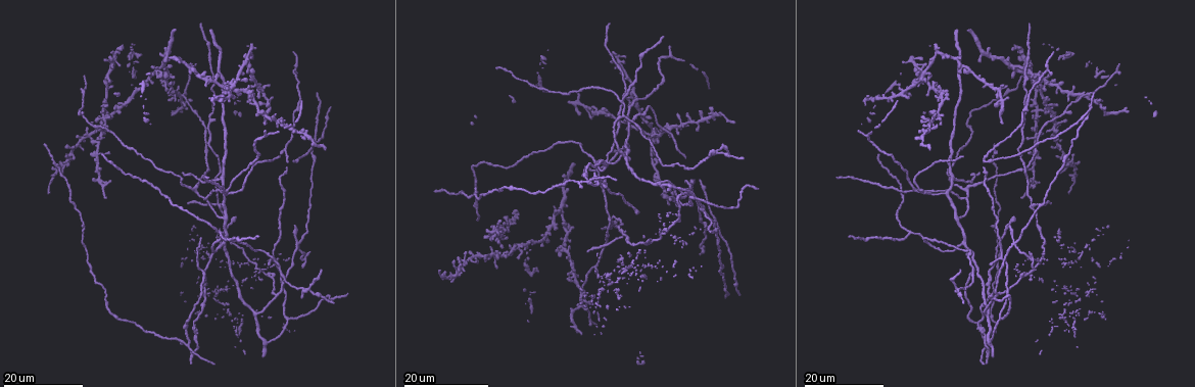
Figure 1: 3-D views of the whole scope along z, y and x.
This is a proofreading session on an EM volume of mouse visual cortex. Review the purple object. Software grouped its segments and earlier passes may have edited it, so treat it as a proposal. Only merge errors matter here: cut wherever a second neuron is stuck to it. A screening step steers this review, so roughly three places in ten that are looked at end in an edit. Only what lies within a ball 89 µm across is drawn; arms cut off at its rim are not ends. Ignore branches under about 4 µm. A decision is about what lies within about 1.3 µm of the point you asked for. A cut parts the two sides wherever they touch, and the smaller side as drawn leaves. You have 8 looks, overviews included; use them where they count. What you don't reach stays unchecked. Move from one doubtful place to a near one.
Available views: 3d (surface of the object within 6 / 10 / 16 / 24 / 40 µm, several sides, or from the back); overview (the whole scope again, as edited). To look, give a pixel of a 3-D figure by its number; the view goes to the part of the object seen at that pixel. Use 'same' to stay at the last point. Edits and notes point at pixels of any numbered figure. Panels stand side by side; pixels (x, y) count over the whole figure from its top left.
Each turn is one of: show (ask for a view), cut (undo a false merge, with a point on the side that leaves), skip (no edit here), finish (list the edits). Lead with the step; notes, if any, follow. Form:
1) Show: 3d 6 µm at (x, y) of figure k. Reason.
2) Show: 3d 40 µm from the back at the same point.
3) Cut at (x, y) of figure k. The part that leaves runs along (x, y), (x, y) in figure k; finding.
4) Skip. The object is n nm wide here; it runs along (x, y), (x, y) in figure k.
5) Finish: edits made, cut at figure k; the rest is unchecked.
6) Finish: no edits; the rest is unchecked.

Show: 3d 16 µm at (219, 179) of figure 1. Small branch off a trunk.

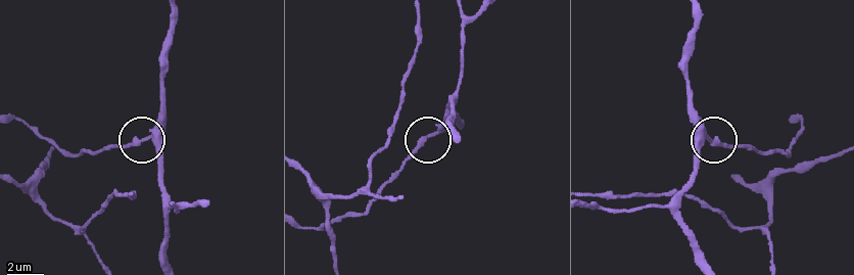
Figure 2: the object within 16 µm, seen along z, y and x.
Show: 3d 10 µm at (706, 137) of figure 2.

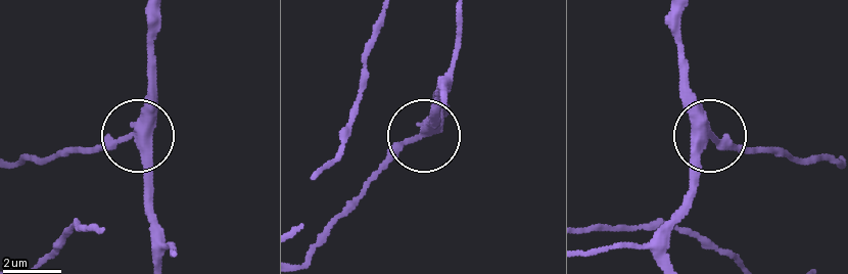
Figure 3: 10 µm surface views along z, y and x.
Skip. It runs along (157, 256), (143, 146), (113, 139), (80, 146) in figure 3; one neuron here.

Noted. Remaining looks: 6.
Show: 3d 24 µm at (964, 244) of figure 1. Three arms meet.

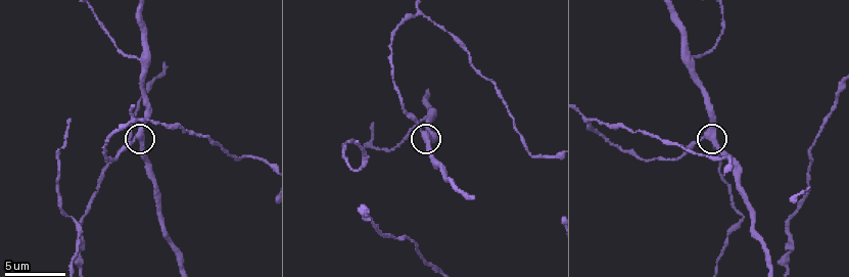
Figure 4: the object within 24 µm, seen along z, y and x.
Show: 3d 10 µm at (708, 136) of figure 4. Zoom in.

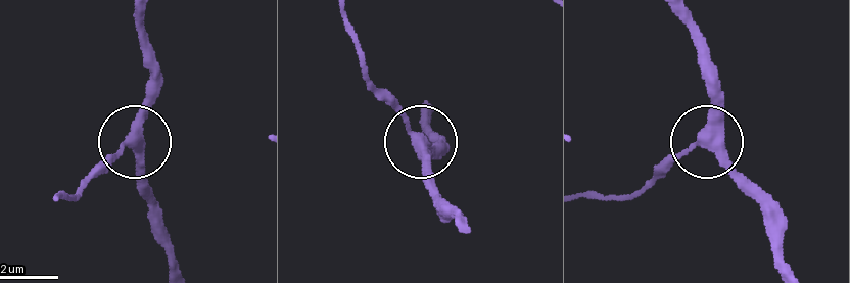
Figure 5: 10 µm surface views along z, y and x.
Skip. The object is 360 nm wide here; it runs along (676, 17), (710, 98), (710, 127), (654, 183) in figure 5; continuous, no second neuron.

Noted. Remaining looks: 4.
Show: 3d 16 µm at (518, 247) of figure 1. Looks like a crossing.

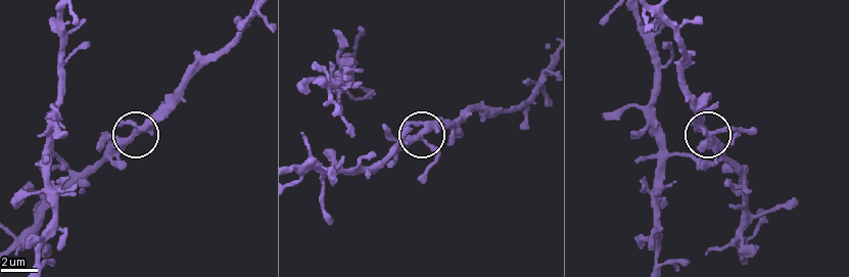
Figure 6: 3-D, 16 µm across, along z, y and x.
Show: 3d 10 µm at (134, 136) of figure 6.

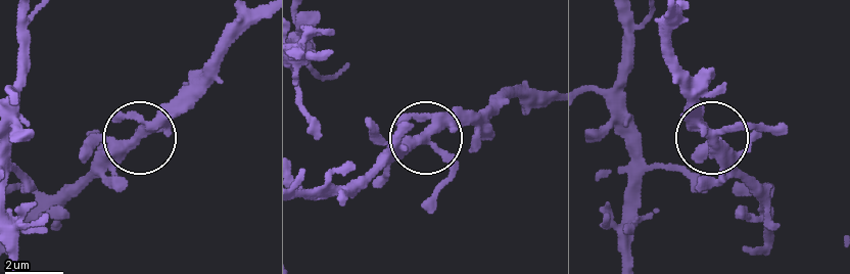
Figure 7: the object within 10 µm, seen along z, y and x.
Show: 3d 10 µm from the back at (428, 137) of figure 7. Other side.

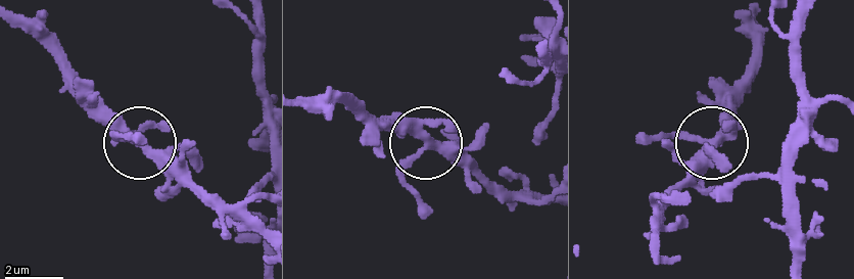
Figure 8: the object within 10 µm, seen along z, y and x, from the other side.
Skip. 5 arms meet here; it runs along (299, 99), (350, 99), (409, 129), (416, 214) in figure 8; one neuron here.

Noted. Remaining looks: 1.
Finish: no edits; the rest is unchecked.

